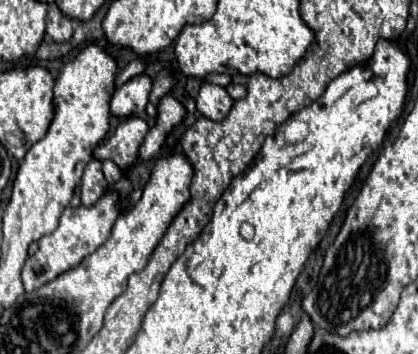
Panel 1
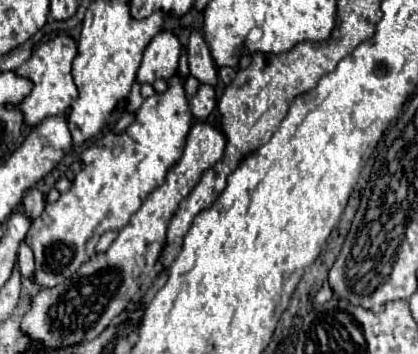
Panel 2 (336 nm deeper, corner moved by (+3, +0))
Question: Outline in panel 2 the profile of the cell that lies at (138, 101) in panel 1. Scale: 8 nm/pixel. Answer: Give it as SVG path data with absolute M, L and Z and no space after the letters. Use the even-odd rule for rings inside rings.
M160 32L144 50L138 68L138 84L152 84L156 78L172 78L178 70L180 42L172 32Z

